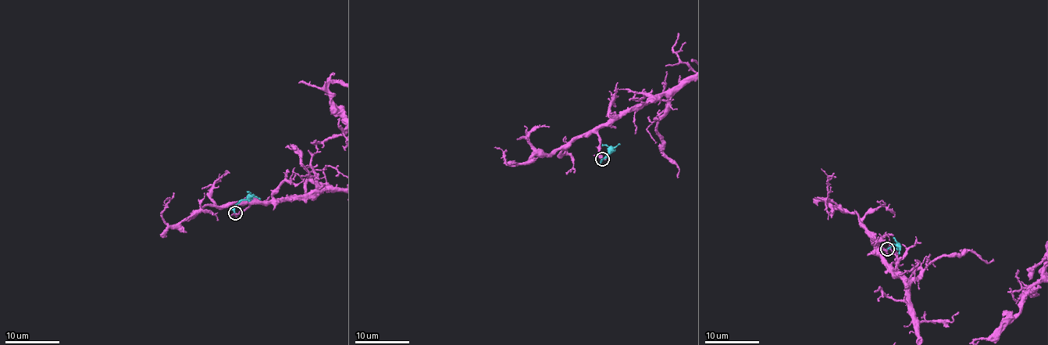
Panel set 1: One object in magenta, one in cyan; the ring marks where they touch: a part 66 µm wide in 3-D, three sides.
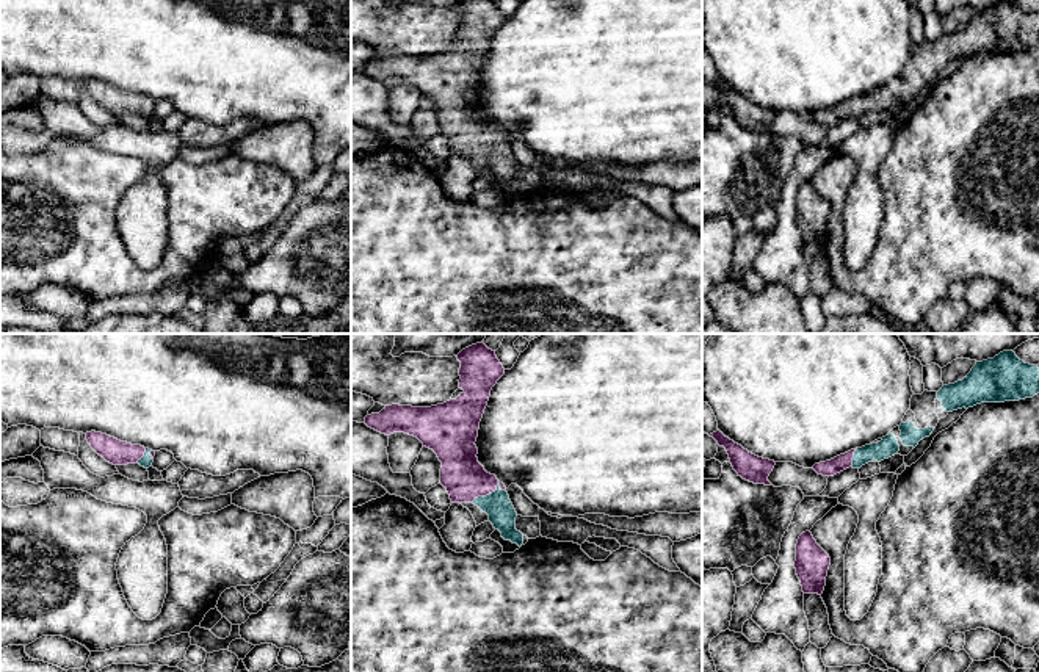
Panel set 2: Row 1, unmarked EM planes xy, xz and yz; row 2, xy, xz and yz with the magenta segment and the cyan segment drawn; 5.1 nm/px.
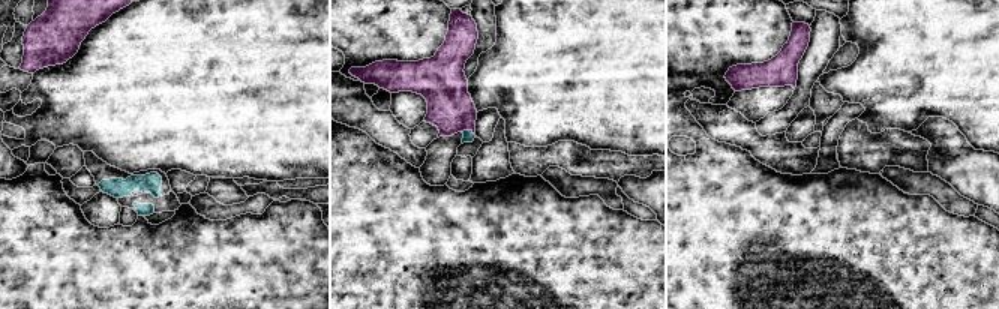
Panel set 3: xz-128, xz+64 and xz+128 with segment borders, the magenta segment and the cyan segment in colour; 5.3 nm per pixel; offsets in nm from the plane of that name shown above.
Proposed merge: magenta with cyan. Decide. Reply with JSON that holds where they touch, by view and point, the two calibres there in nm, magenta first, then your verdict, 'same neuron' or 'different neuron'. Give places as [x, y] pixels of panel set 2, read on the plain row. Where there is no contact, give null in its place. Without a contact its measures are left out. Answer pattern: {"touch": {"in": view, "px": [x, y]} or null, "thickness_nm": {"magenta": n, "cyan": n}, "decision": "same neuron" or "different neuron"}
{"touch": {"in": "xz", "px": [488, 143]}, "thickness_nm": {"magenta": 220, "cyan": 140}, "decision": "same neuron"}

